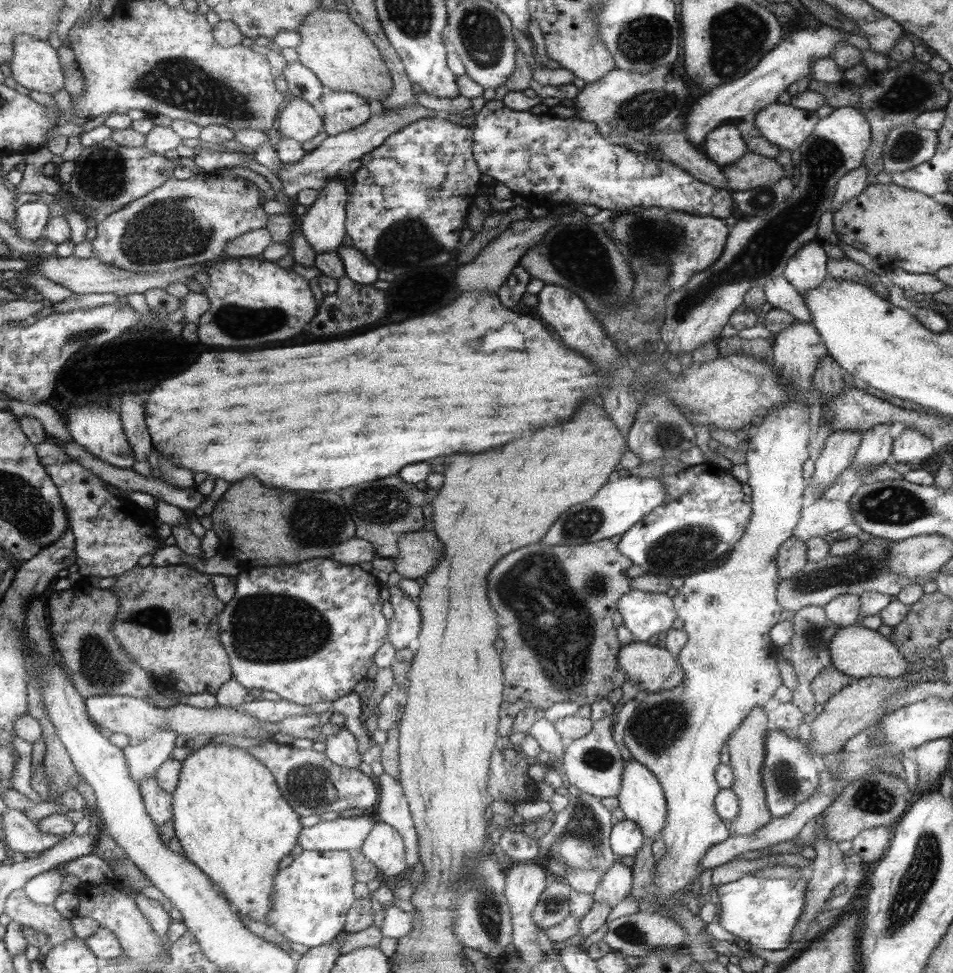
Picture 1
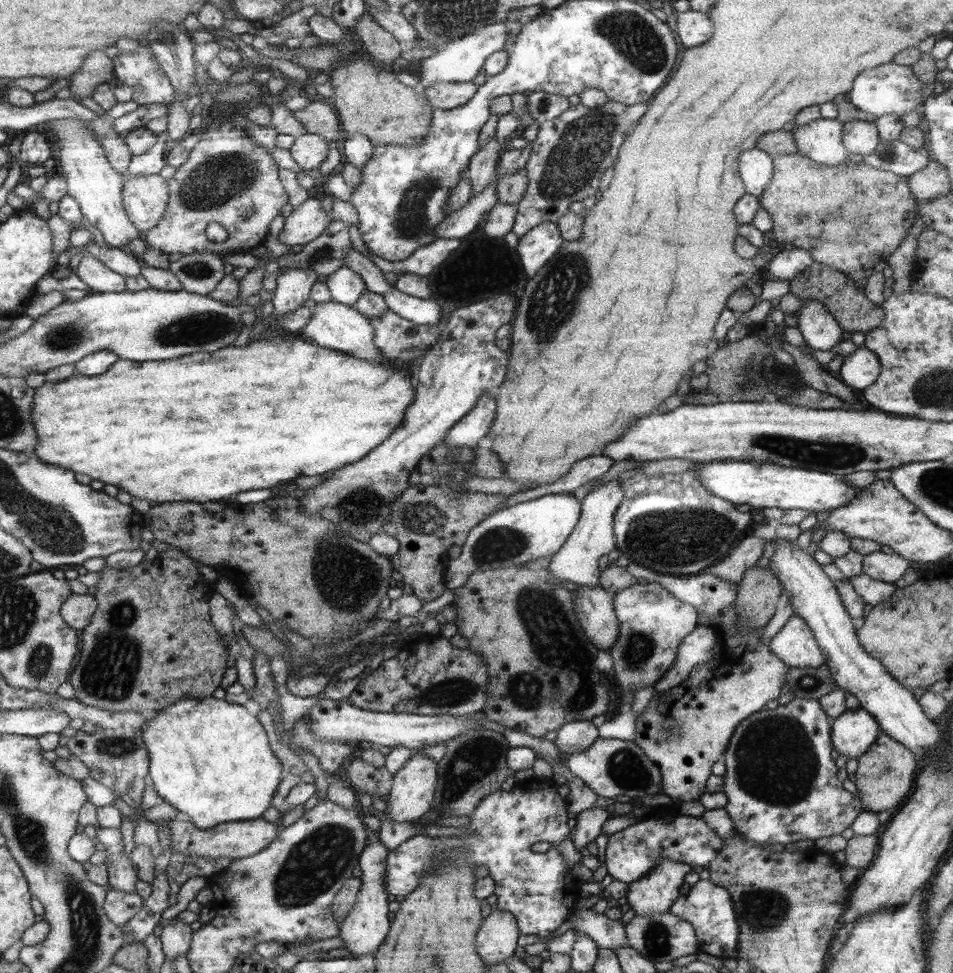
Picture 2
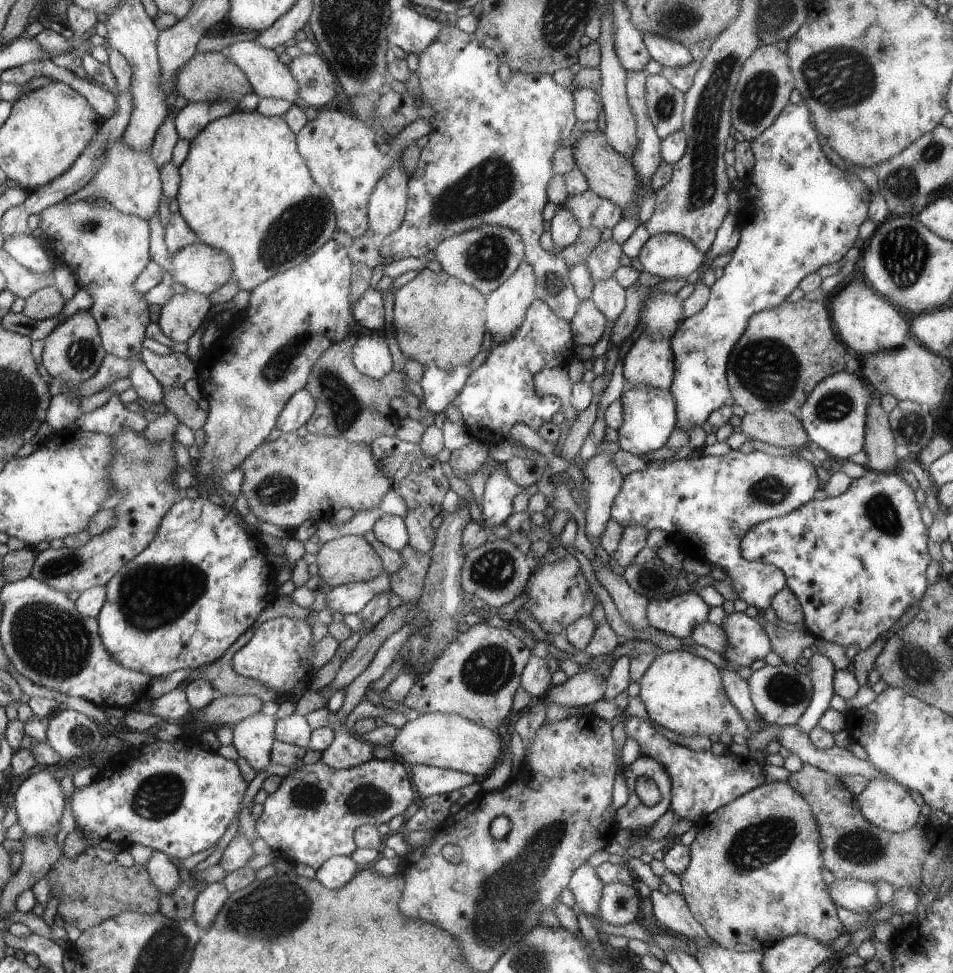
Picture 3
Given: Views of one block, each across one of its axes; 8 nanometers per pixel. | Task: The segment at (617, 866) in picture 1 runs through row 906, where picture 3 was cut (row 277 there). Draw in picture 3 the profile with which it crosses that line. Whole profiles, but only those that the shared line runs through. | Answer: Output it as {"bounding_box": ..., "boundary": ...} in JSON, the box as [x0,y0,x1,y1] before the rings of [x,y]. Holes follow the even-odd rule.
{"bounding_box":[591,276,626,322],"boundary":[[[612,276],[595,283],[591,299],[606,320],[615,322],[626,306],[626,289]]]}

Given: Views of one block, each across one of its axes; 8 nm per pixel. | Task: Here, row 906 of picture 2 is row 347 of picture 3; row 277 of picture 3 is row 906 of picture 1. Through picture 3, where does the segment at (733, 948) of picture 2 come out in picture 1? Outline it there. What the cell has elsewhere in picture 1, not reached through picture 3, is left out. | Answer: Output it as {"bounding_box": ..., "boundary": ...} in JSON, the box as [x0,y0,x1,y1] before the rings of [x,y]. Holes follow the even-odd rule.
{"bounding_box":[717,874,808,950],"boundary":[[[747,874],[736,882],[717,886],[721,904],[719,924],[754,949],[783,950],[793,942],[795,928],[807,904],[808,879],[768,878]]]}

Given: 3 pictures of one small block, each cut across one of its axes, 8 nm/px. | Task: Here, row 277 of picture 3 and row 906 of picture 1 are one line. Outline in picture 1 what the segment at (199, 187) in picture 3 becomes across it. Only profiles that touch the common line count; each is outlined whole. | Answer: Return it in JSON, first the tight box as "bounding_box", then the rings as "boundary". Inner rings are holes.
{"bounding_box":[172,744,302,923],"boundary":[[[204,744],[182,760],[172,806],[182,852],[211,877],[240,914],[266,923],[278,862],[296,848],[302,834],[300,815],[283,795],[271,769],[242,747]]]}

